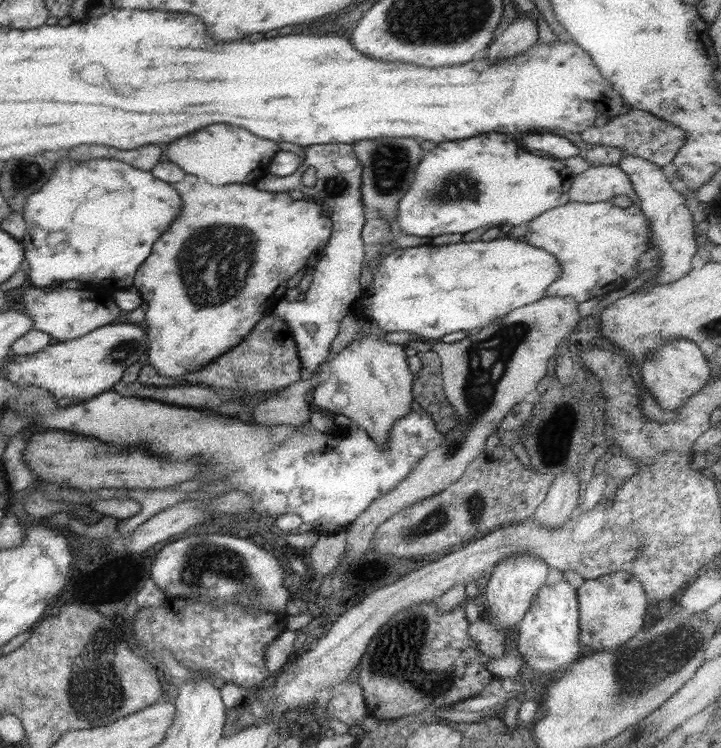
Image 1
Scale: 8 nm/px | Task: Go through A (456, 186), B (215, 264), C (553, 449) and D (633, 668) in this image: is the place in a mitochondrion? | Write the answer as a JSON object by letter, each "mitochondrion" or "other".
{"A":"mitochondrion","B":"mitochondrion","C":"other","D":"mitochondrion"}

